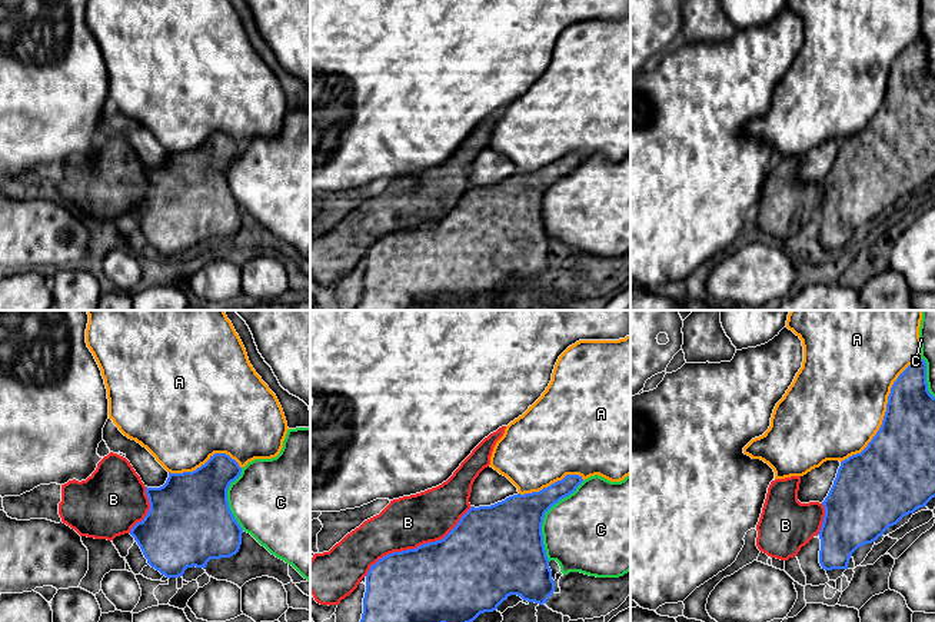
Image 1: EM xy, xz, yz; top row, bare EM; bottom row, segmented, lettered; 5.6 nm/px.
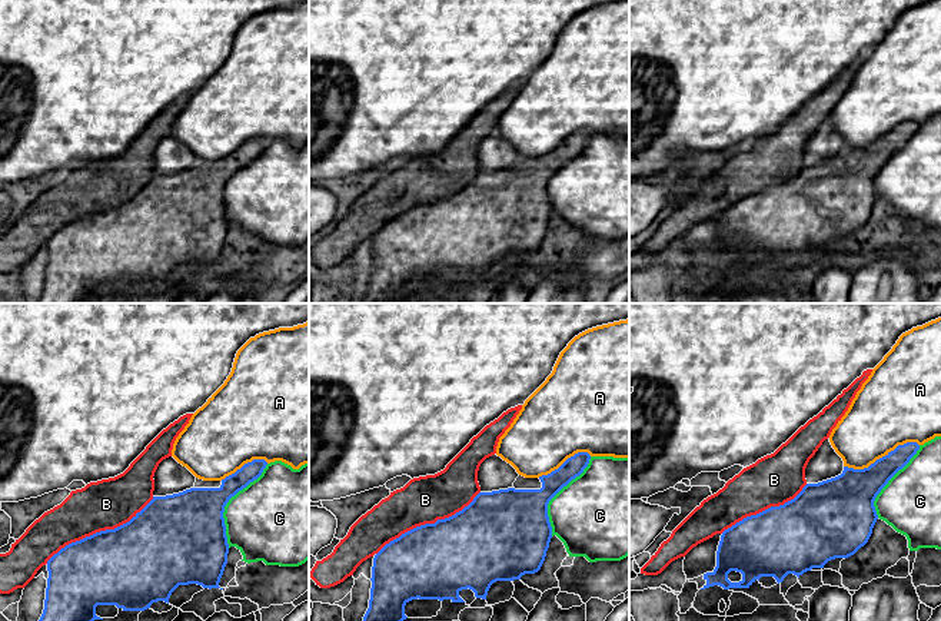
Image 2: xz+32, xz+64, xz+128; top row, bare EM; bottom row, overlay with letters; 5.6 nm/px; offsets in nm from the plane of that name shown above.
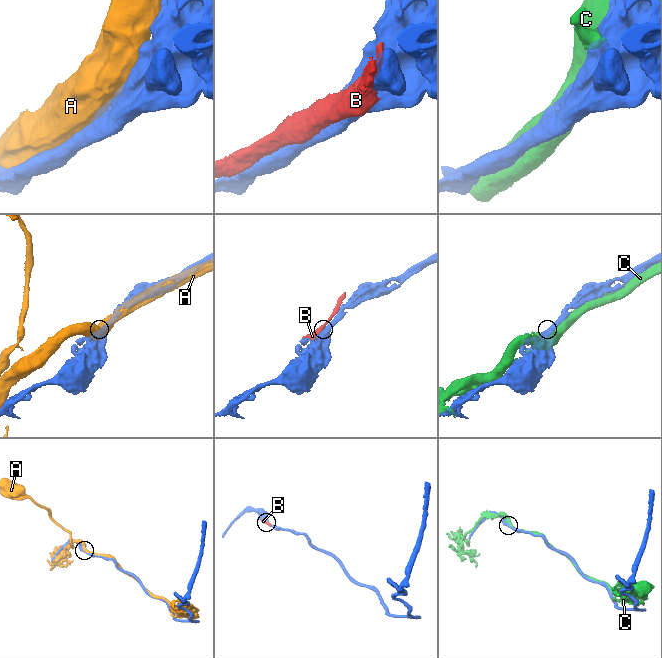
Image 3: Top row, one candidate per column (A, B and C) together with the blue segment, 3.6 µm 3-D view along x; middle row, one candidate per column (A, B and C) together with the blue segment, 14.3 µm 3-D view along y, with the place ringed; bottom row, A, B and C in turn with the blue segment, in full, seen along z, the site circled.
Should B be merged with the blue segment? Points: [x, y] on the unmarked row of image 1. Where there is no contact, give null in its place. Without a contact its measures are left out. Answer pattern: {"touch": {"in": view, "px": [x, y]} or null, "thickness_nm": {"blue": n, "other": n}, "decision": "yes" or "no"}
{"touch": {"in": "xz", "px": [418, 226]}, "thickness_nm": {"blue": 480, "other": 300}, "decision": "no"}

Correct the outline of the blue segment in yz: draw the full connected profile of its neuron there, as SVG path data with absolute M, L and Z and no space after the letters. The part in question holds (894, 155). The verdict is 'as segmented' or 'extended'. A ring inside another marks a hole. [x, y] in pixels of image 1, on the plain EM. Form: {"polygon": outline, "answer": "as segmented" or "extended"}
{"polygon": "M919 37L894 61L879 110L861 133L841 142L833 164L822 182L825 196L818 213L822 249L848 249L849 239L858 227L875 222L889 206L926 186L932 177L935 177L935 77L928 70L926 43Z", "answer": "as segmented"}

